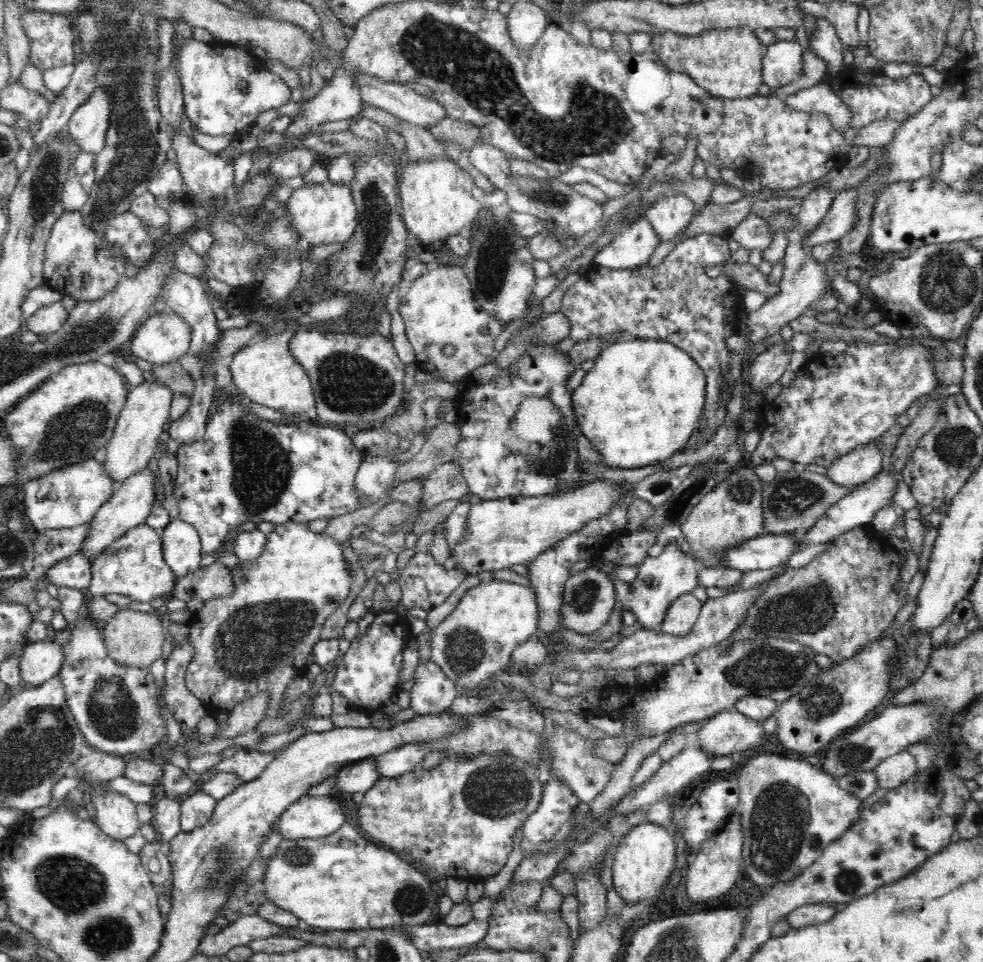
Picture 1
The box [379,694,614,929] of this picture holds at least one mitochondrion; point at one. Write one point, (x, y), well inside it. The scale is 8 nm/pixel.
(500, 790)

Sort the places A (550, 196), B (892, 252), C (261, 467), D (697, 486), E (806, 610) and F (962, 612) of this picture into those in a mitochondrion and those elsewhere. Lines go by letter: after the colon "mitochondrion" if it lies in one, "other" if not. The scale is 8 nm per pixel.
A: mitochondrion
B: other
C: mitochondrion
D: mitochondrion
E: mitochondrion
F: other

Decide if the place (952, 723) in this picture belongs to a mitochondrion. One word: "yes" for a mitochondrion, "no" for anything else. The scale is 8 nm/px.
no

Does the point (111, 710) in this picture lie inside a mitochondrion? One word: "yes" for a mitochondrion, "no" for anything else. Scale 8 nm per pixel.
yes

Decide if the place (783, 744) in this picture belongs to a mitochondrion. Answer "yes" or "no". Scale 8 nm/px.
no

